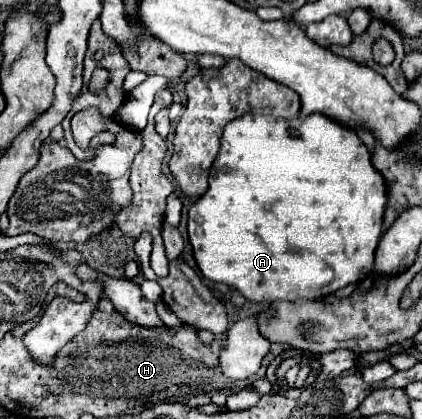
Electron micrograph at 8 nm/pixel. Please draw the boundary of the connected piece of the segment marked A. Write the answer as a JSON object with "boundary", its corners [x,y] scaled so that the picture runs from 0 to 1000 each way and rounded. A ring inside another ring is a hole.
{"boundary":[[[581,272],[528,310],[495,449],[448,496],[448,578],[476,654],[557,687],[590,721],[746,716],[884,649],[912,492],[917,439],[884,401],[879,363],[827,301],[803,301],[765,272],[694,286]]]}

